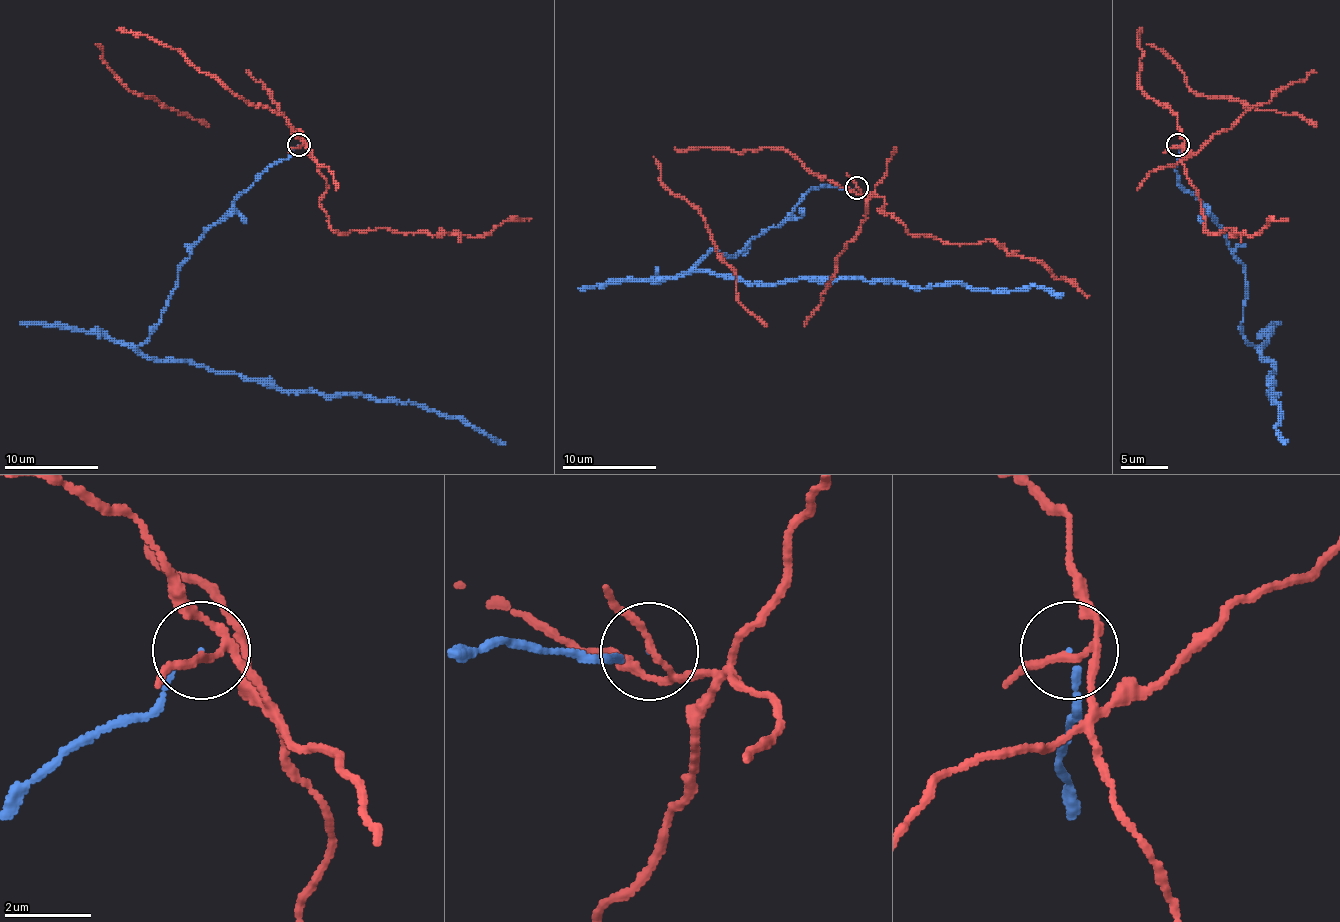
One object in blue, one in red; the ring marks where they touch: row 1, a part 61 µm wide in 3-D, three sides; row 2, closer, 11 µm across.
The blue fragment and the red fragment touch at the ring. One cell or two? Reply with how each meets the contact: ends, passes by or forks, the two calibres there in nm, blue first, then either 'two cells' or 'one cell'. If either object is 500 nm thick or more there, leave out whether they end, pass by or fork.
blue ends; red forks; calibres 80 and 110 nm; two cells

